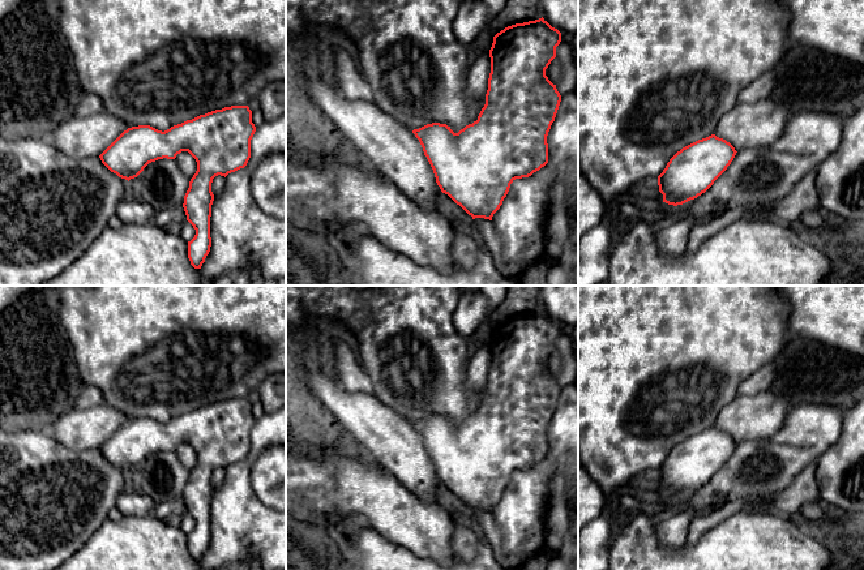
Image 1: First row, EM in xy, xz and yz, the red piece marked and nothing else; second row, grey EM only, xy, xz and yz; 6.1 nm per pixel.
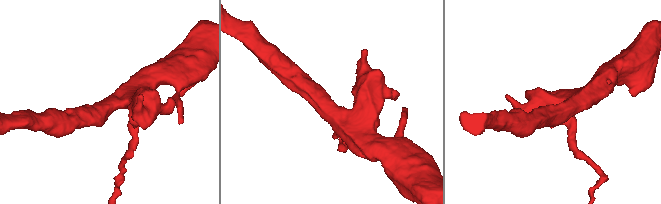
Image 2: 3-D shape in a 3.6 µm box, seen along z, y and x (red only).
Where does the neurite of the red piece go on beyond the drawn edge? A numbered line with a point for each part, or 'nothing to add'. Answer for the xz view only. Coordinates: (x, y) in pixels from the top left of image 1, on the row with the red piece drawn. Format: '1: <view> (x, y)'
nothing to add

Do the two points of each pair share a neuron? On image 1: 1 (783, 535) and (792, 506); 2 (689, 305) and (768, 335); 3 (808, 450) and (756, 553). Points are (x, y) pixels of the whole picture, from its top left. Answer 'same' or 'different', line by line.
1: different
2: same
3: different

